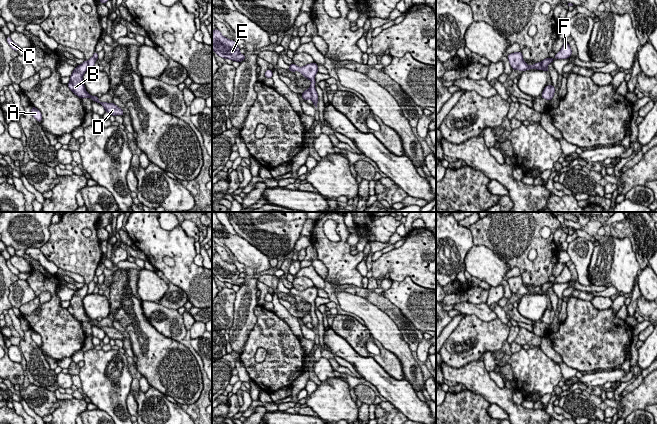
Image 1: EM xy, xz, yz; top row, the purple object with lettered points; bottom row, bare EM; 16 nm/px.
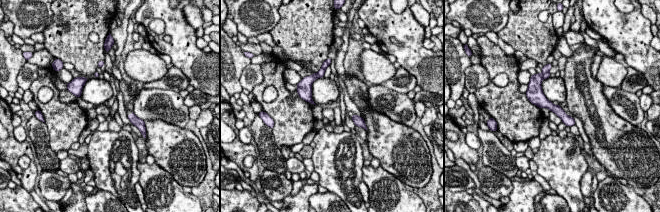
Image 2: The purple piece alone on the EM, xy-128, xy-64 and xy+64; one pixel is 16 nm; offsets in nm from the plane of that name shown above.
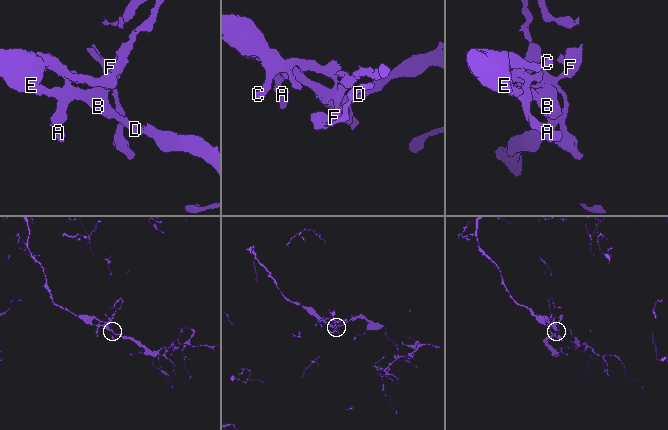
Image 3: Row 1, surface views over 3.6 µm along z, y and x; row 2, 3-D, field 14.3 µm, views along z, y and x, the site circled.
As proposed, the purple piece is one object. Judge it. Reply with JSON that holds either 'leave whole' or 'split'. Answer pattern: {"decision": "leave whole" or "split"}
{"decision": "split"}

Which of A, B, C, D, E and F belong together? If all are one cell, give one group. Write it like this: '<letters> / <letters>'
A C / B D E F

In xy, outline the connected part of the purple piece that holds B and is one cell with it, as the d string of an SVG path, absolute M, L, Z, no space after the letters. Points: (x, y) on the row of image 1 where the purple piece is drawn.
M84 61L81 65L75 67L72 74L69 76L70 81L67 84L69 89L76 94L79 98L92 98L94 102L101 104L105 111L109 113L109 115L124 115L124 112L121 108L116 106L114 103L106 103L100 102L97 96L92 96L87 93L84 82L83 82L83 75L87 71L88 61Z

